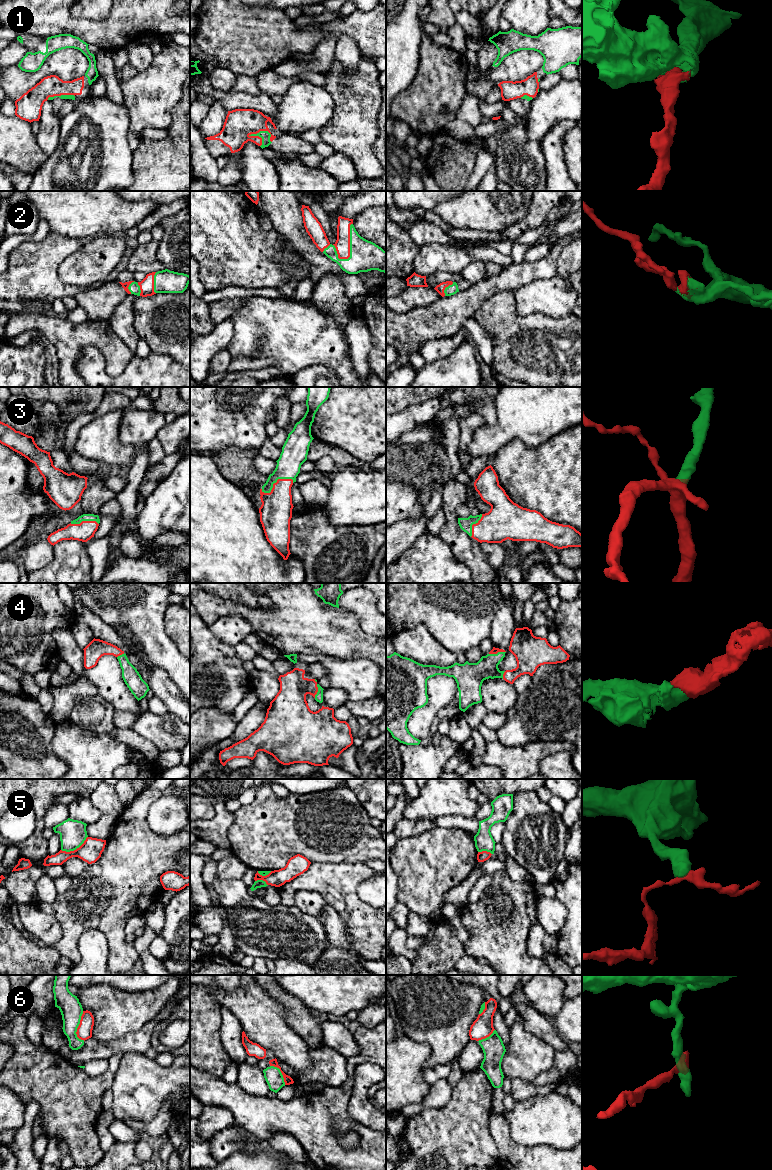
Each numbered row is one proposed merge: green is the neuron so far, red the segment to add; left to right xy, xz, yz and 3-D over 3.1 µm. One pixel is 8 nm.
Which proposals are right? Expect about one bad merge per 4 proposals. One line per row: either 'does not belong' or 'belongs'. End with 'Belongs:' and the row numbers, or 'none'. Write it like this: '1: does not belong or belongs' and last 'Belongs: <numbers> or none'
1: belongs
2: belongs
3: belongs
4: belongs
5: does not belong
6: does not belong
Belongs: 1, 2, 3, 4

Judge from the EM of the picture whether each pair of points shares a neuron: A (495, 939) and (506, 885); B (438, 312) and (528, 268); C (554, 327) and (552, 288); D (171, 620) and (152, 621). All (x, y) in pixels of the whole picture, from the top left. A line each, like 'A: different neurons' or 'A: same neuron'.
A: same neuron
B: same neuron
C: different neurons
D: different neurons

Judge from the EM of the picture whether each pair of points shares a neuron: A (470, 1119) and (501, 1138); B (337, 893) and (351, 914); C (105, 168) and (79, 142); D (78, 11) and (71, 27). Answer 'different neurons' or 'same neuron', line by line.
A: different neurons
B: same neuron
C: same neuron
D: different neurons

